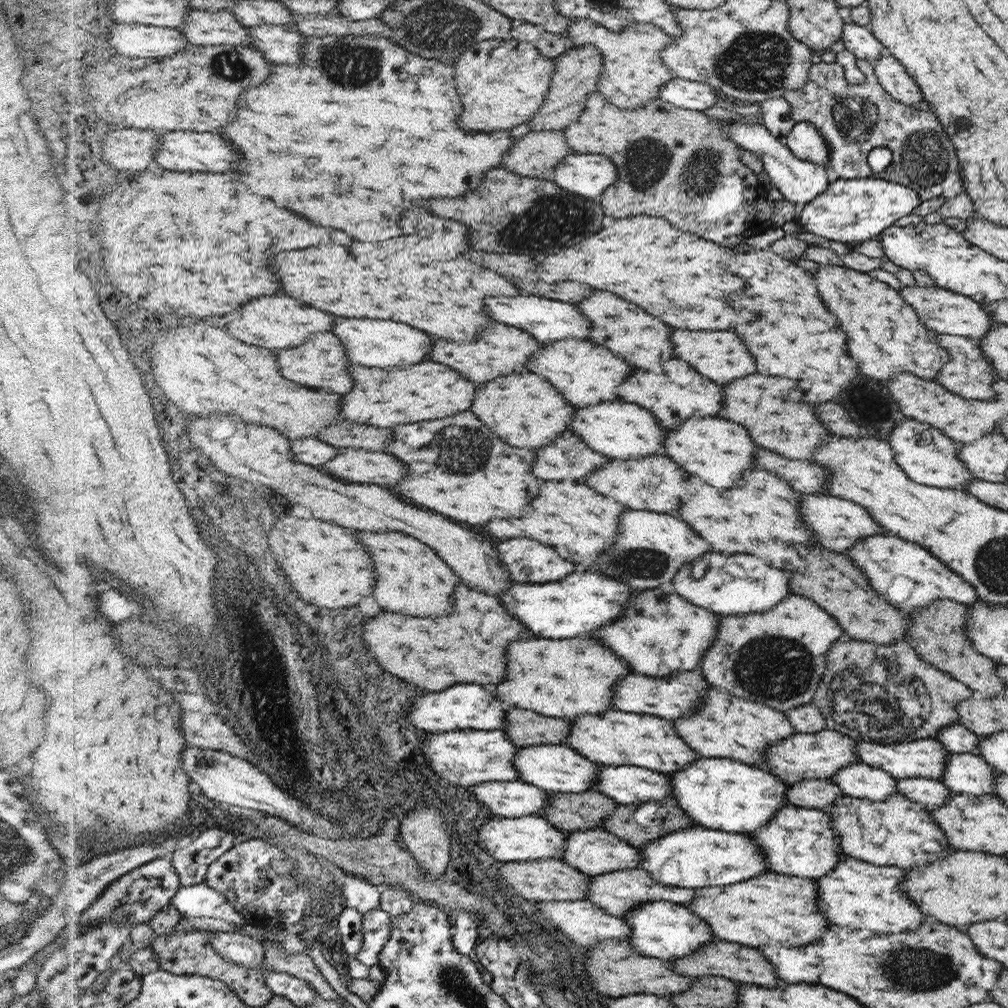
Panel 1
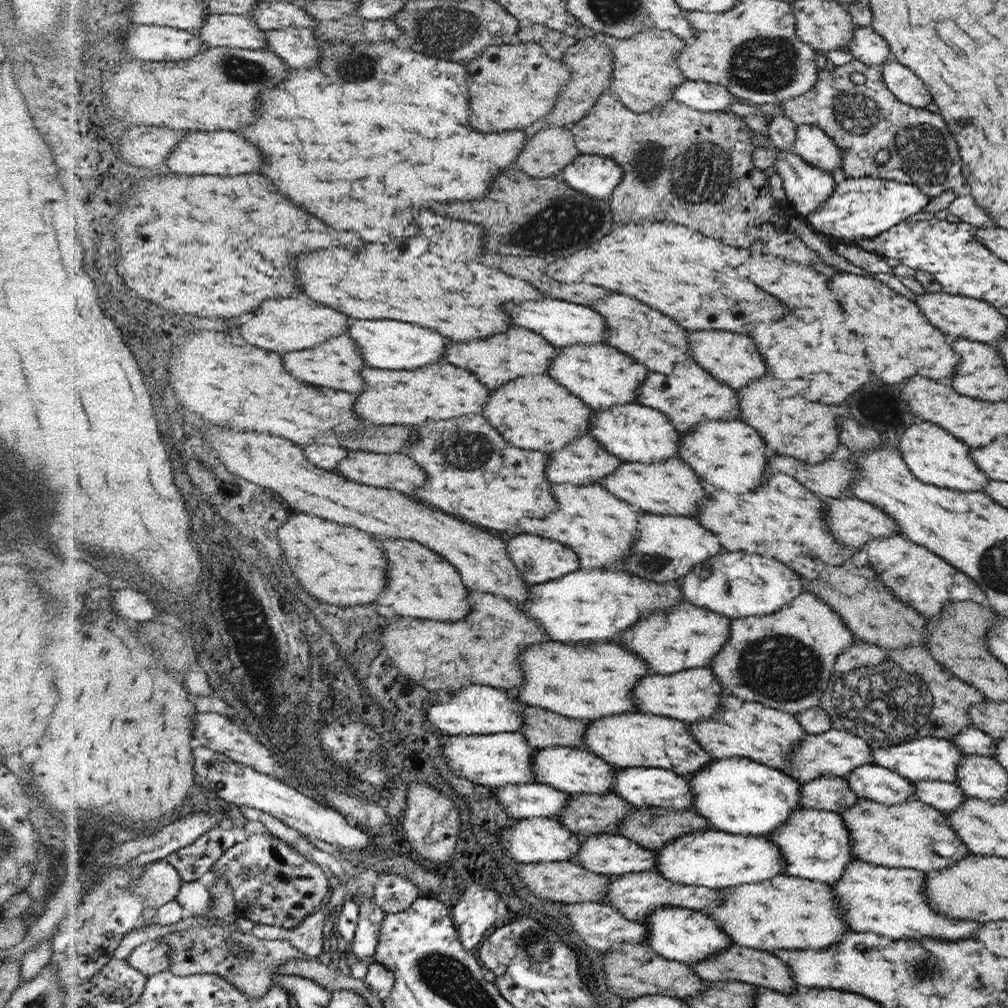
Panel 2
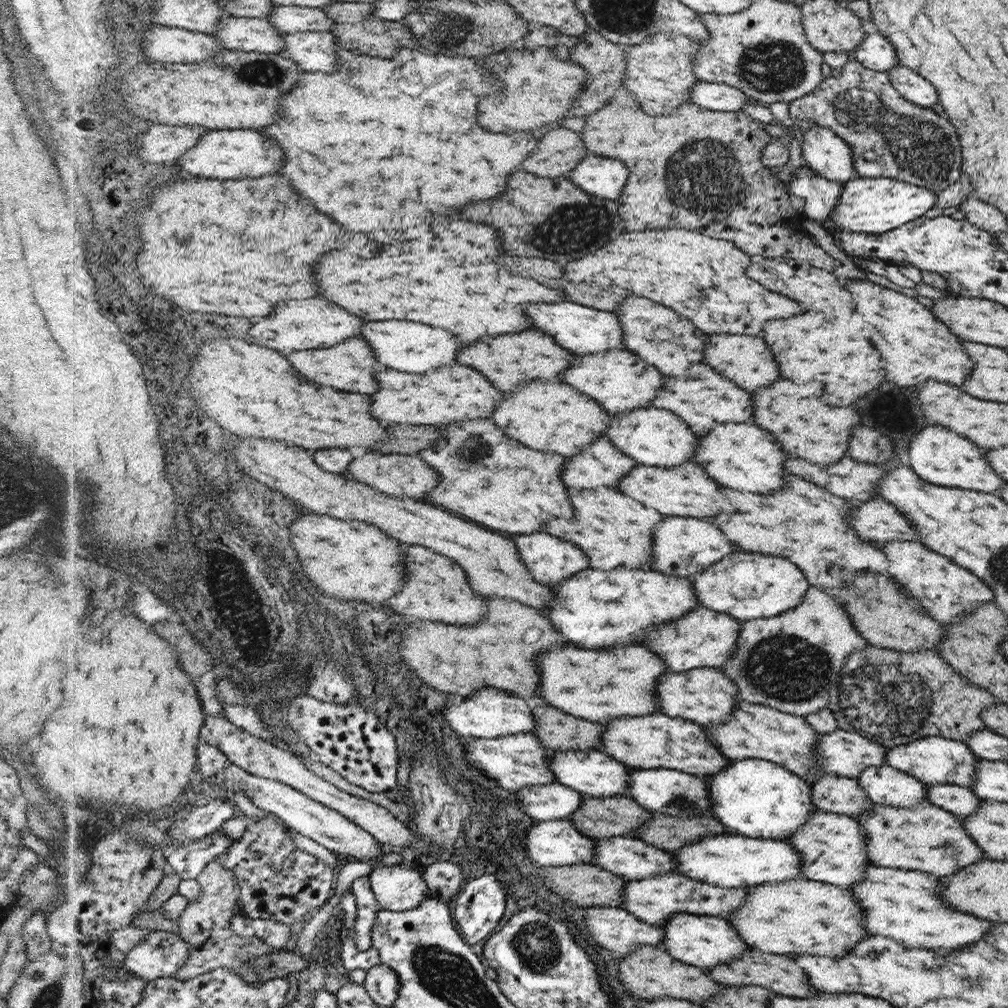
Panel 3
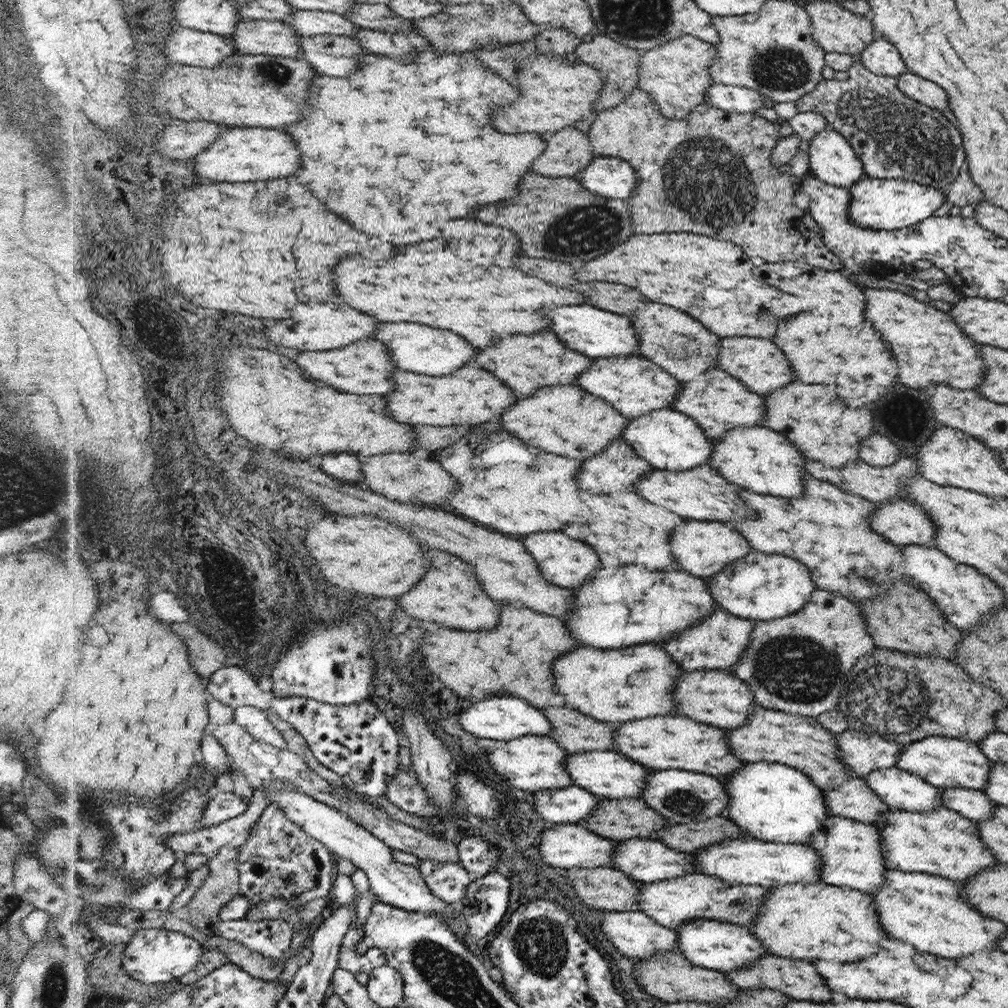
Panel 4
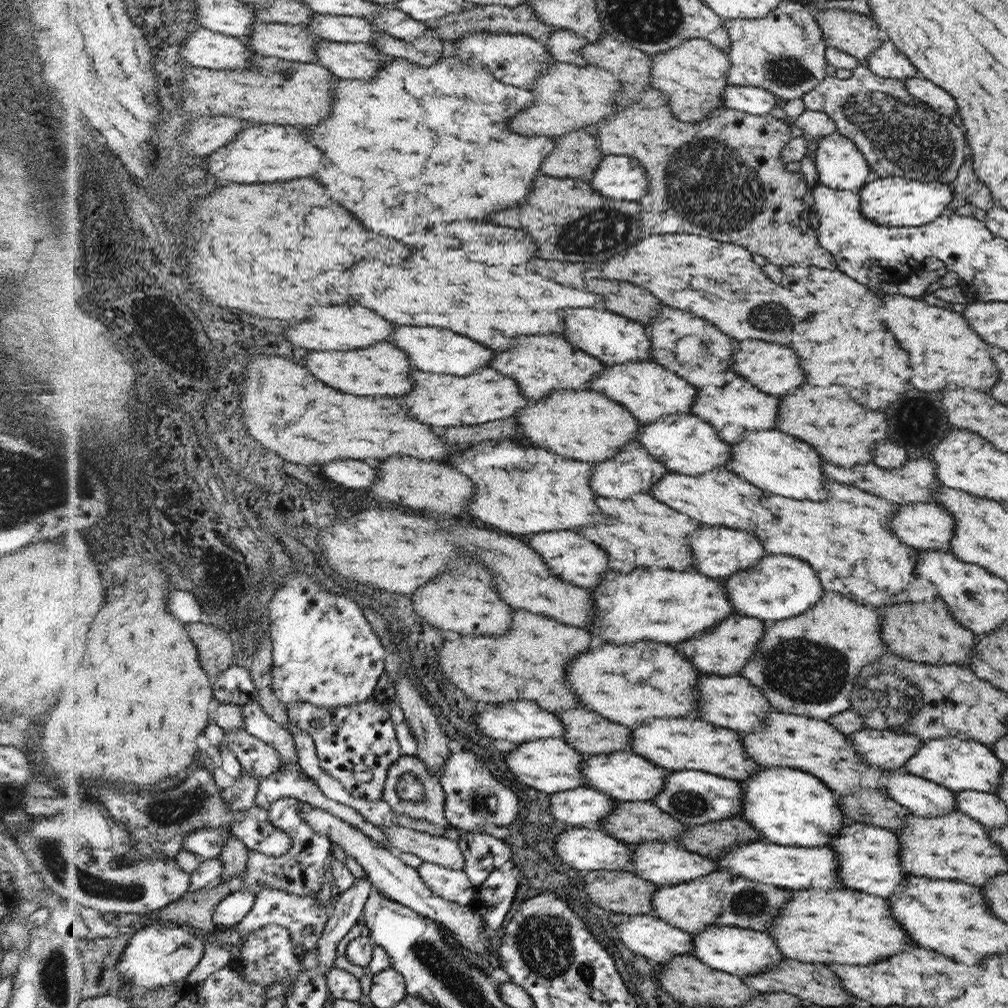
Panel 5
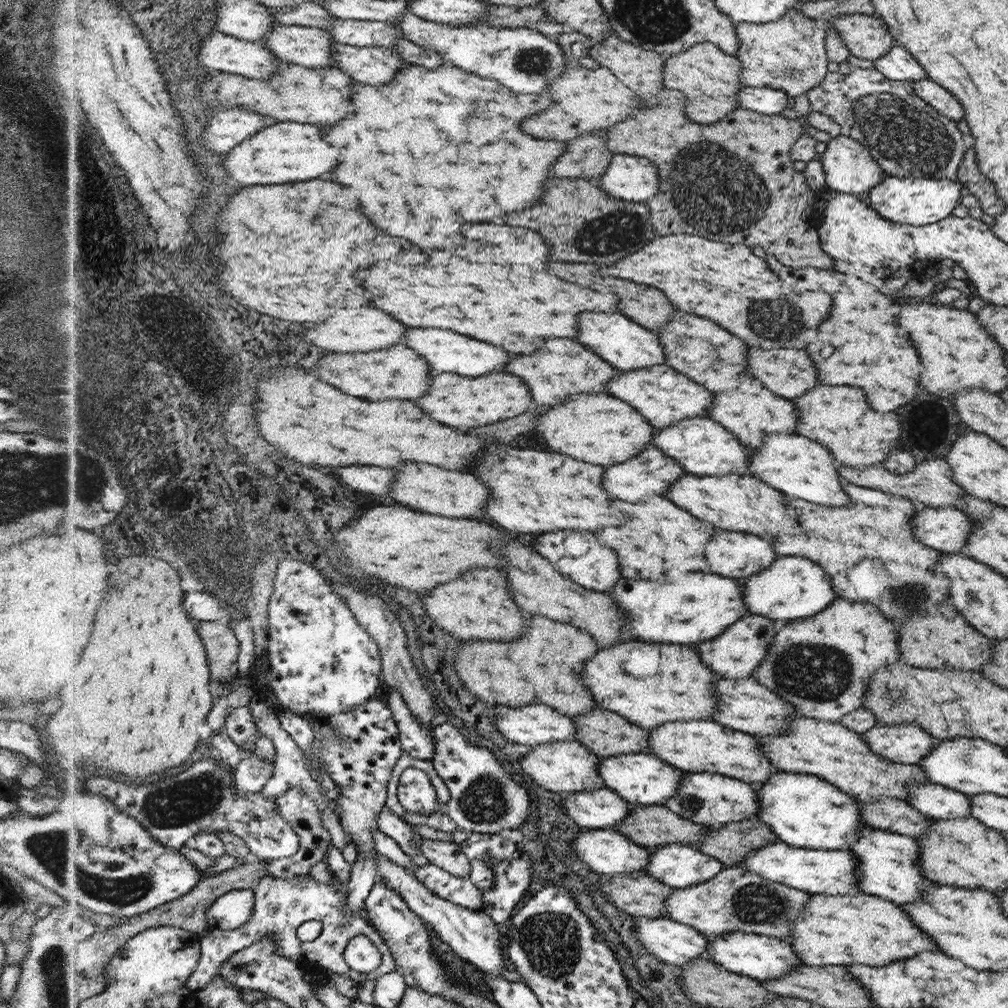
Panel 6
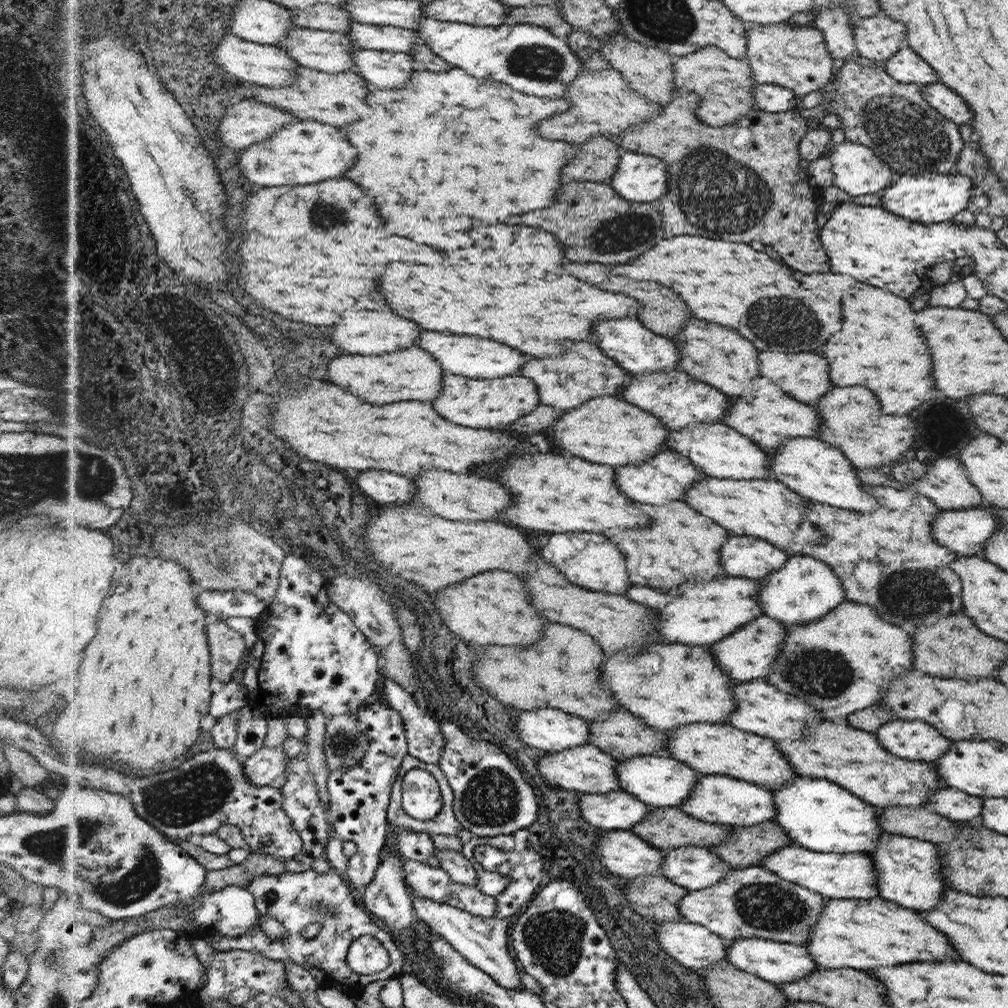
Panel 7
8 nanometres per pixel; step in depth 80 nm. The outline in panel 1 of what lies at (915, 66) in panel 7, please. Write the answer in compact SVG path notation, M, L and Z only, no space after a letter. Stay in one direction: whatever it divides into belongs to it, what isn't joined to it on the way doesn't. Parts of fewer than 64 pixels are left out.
M849 20L844 25L839 47L848 50L857 60L866 60L872 64L886 53L885 46L875 37L869 26L860 26Z

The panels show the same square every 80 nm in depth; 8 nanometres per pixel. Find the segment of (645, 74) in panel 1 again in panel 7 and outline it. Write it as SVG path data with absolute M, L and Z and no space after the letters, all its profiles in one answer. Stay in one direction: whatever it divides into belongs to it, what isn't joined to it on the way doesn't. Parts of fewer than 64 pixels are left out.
M705 46L682 57L674 58L674 86L687 90L698 96L696 116L700 122L712 127L732 125L740 119L744 119L748 112L757 110L754 91L754 80L752 70L745 59L734 59L727 55L726 51L720 50L717 46Z

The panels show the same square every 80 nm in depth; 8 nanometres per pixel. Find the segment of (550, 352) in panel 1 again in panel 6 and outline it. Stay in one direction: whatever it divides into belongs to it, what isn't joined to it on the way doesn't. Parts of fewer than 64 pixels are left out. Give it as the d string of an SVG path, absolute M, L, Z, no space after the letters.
M666 363L638 370L620 371L619 376L608 382L607 393L631 403L655 428L664 428L687 418L704 417L715 399L710 388L694 382Z

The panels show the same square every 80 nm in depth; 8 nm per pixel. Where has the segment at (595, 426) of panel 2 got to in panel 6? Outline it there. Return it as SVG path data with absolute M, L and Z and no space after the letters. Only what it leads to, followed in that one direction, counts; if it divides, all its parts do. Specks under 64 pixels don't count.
M706 416L687 418L664 428L656 428L651 444L673 460L677 460L688 475L749 474L748 448L727 427Z

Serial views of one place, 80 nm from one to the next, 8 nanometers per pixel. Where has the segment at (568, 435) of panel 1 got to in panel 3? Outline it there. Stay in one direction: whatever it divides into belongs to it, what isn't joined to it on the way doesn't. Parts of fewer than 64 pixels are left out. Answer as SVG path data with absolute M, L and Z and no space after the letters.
M608 437L593 440L589 448L576 456L568 456L568 470L564 482L572 488L606 487L616 489L617 484L634 470L639 462L624 454Z

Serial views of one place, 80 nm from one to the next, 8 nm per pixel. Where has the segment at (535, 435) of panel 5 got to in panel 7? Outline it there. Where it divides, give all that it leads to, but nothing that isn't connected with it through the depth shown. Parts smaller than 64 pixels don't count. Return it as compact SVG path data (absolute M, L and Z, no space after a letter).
M600 396L581 404L578 408L571 408L564 413L564 416L560 417L560 420L555 422L555 426L552 434L554 434L556 446L560 446L588 462L602 463L613 467L644 464L647 460L651 460L655 454L666 449L665 442L667 442L670 431L670 428L666 428L665 424L650 411L645 411L634 403L616 396Z

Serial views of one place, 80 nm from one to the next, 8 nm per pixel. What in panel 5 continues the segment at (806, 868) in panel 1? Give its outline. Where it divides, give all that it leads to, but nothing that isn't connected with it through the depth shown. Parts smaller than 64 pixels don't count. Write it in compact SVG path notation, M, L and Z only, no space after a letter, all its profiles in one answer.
M846 820L838 833L828 846L839 856L837 877L844 888L885 899L900 892L908 874L901 865L901 842L896 832Z

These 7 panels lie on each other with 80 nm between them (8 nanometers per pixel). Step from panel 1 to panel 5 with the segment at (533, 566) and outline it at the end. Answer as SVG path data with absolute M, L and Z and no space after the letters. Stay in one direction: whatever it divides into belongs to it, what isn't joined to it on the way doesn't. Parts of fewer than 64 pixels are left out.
M546 532L537 533L530 538L528 544L532 550L540 552L540 558L547 562L548 568L562 580L572 586L584 587L585 589L594 589L602 584L604 573L608 568L608 554L594 542L576 536L576 532Z

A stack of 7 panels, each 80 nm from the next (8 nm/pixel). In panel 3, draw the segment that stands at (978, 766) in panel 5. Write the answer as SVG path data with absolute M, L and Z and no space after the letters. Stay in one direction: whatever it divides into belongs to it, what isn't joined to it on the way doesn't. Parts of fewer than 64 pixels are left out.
M924 737L918 741L887 749L887 765L906 772L925 785L950 784L970 787L977 778L977 760L981 758L963 741L944 737Z

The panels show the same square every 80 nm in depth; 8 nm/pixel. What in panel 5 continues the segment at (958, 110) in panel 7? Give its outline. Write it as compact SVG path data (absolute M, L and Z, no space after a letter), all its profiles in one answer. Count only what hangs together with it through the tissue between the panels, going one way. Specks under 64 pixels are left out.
M910 76L910 78L904 80L904 86L908 92L928 103L940 115L948 114L948 116L952 116L952 114L958 112L954 98L946 90L942 90L940 86L925 80L922 76Z

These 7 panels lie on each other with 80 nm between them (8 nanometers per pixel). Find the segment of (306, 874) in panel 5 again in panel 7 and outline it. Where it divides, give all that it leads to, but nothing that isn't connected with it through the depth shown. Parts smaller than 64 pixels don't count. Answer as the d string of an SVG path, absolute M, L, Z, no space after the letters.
M308 751L303 752L296 760L289 766L286 772L287 781L283 789L285 796L285 807L288 814L294 819L296 828L300 830L304 842L305 850L302 854L292 858L288 865L288 873L306 872L312 868L312 862L316 862L317 858L326 859L326 845L330 841L332 835L328 832L328 826L326 826L326 814L324 809L324 803L320 800L318 795L318 788L316 787L316 776L308 764Z

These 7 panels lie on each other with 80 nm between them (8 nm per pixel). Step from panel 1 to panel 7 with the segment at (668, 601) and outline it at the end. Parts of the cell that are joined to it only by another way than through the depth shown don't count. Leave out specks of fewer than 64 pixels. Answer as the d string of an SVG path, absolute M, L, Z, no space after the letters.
M766 615L744 625L744 628L737 629L724 640L709 645L713 657L723 668L724 674L738 683L744 683L753 679L764 679L770 675L771 665L775 664L777 656L783 650L784 638L787 636L787 627L776 619Z

